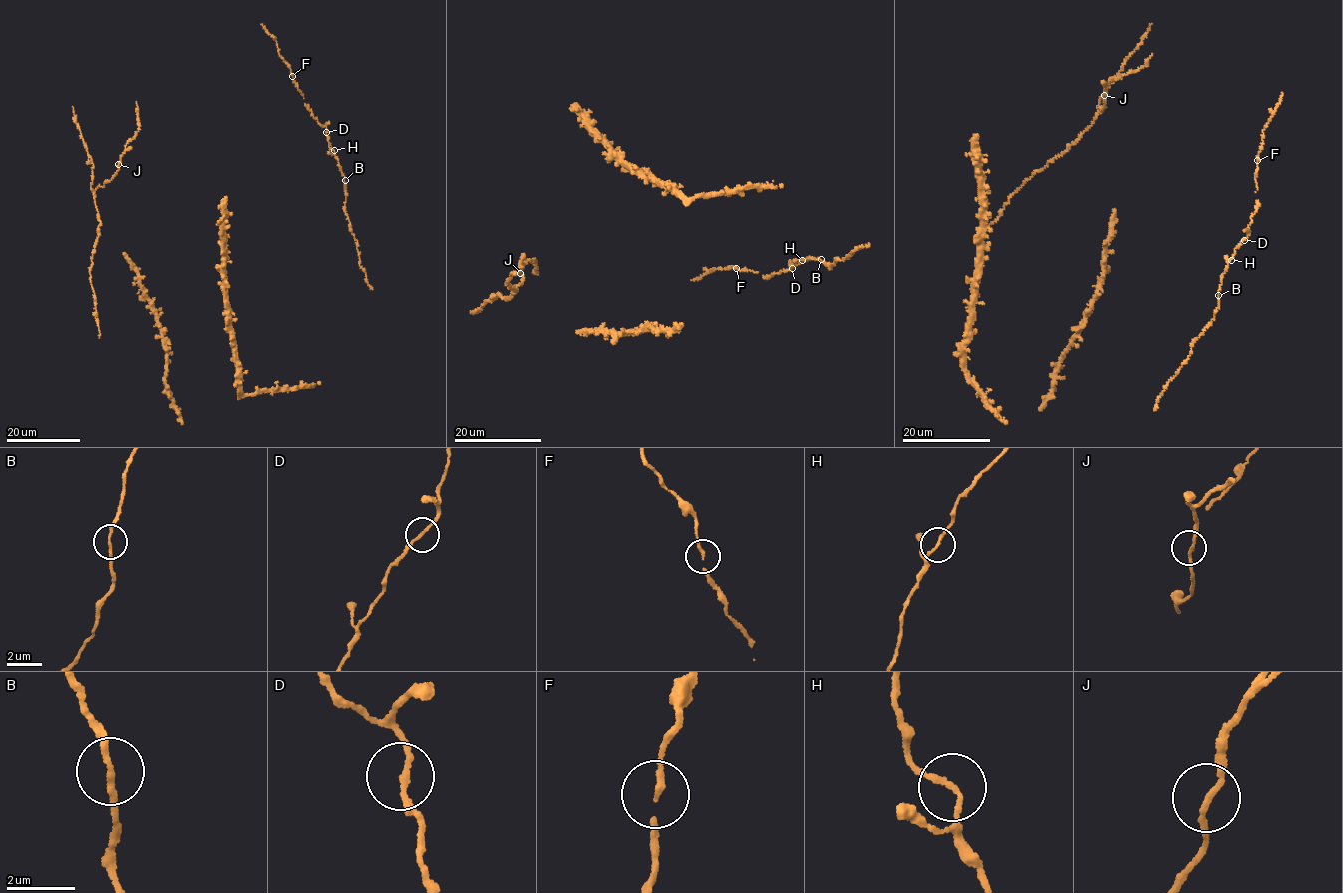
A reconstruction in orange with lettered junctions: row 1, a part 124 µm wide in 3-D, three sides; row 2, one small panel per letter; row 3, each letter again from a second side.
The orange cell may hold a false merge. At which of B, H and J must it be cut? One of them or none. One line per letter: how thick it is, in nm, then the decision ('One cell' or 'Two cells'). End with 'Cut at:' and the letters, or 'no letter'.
B: Thickness 150 nm. One cell
H: Thickness 140 nm. One cell
J: Thickness 150 nm. One cell
Cut at: no letter

